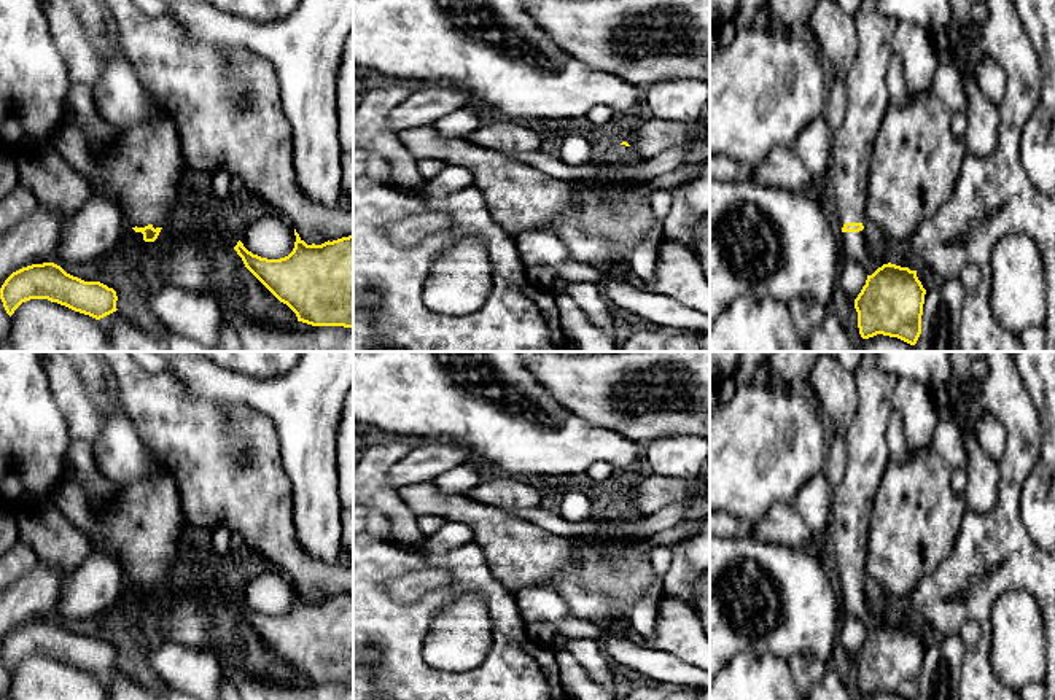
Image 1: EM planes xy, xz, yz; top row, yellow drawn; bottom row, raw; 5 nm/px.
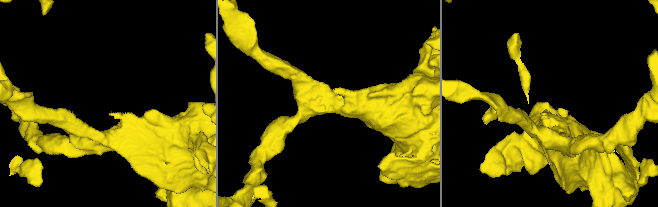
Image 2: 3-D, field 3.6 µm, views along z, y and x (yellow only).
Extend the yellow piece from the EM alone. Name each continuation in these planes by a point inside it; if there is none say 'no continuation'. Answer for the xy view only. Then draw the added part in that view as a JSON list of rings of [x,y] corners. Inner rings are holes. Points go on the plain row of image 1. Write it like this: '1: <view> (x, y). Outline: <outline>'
1: xy (142, 527). Outline: [[[145,444],[146,445],[146,444]],[[146,445],[148,447],[148,445]],[[148,447],[150,449],[150,447]],[[150,449],[156,460],[161,463],[162,469],[158,476],[148,480],[137,480],[134,484],[121,482],[121,488],[113,496],[113,503],[105,508],[100,514],[94,514],[89,508],[88,498],[83,487],[78,482],[62,480],[53,493],[53,503],[80,528],[86,533],[91,542],[97,542],[105,549],[111,549],[124,570],[124,578],[130,584],[130,592],[135,595],[135,603],[138,609],[151,609],[156,601],[154,598],[145,598],[142,589],[135,589],[134,584],[145,584],[151,581],[156,584],[165,584],[172,581],[172,560],[177,552],[177,542],[188,525],[185,519],[180,493],[172,472],[167,469],[159,455]]]

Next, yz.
1: yz (868, 455). Outline: [[[862,352],[855,369],[859,404],[845,434],[847,471],[834,487],[829,539],[840,584],[866,581],[867,530],[872,503],[890,461],[885,433],[893,410],[896,379],[877,368],[877,352]]]

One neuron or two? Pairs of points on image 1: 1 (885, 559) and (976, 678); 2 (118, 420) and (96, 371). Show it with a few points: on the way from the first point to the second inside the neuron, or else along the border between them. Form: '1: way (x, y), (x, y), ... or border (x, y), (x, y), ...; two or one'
1: border (938, 567), (917, 583), (903, 605); two
2: way (107, 408), (96, 384); one

